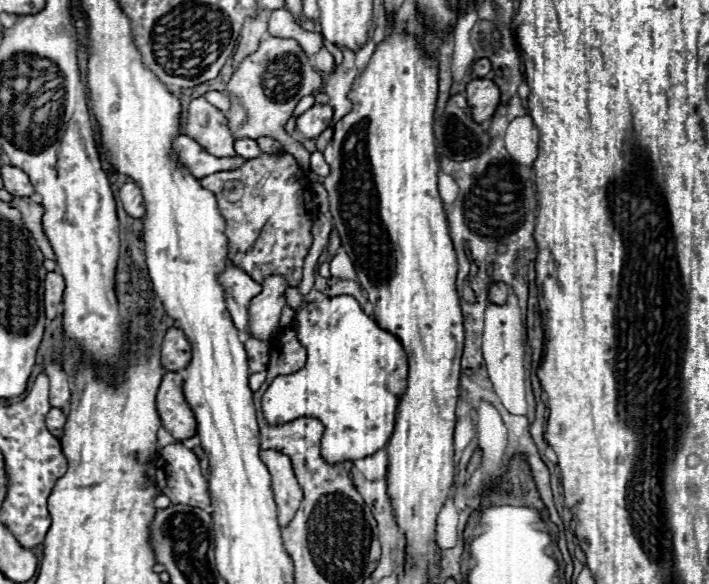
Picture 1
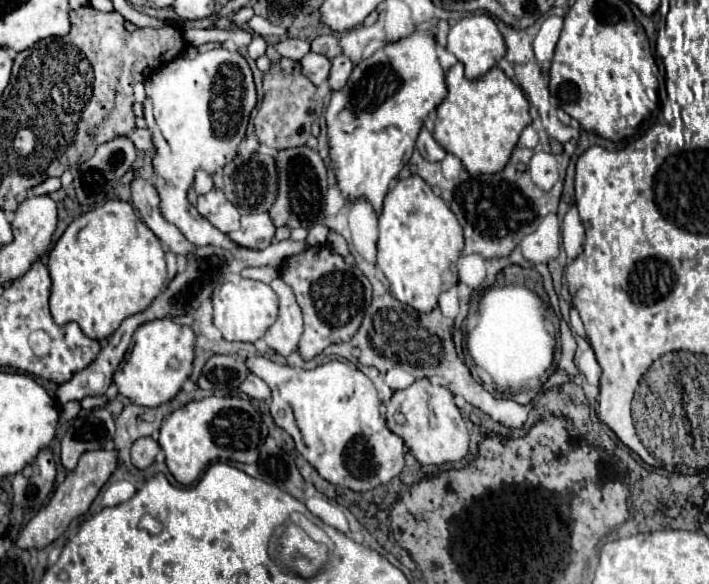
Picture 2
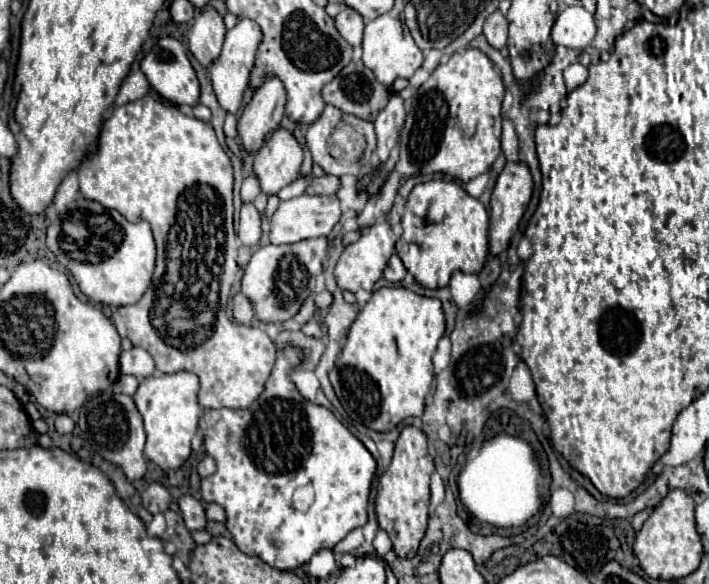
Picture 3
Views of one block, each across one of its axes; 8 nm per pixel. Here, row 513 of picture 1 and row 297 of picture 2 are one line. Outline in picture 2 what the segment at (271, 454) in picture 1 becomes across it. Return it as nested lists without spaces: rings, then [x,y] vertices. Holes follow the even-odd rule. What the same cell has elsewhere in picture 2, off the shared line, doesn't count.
[[[278,276],[272,280],[272,290],[278,294],[280,312],[276,322],[266,330],[264,342],[278,354],[288,356],[298,348],[302,336],[302,312],[296,302],[294,290]]]

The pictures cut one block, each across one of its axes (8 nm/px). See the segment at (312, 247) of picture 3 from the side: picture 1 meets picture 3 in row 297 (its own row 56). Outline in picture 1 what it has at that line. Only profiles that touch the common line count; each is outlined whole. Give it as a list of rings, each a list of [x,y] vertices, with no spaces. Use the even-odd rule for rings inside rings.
[[[268,36],[260,42],[258,50],[248,54],[236,72],[232,74],[226,92],[230,98],[230,110],[226,114],[228,126],[234,134],[234,138],[262,138],[270,136],[276,138],[286,152],[290,152],[298,164],[308,170],[310,166],[310,152],[304,150],[304,146],[290,138],[284,132],[284,126],[288,118],[292,116],[294,106],[300,98],[310,96],[322,88],[322,76],[312,68],[310,56],[300,48],[300,44],[292,38],[276,38]]]

